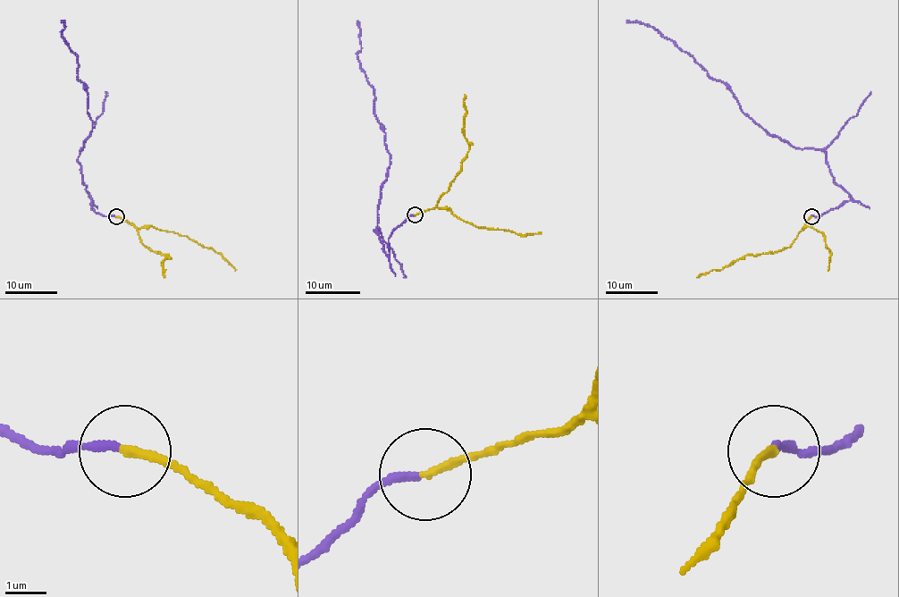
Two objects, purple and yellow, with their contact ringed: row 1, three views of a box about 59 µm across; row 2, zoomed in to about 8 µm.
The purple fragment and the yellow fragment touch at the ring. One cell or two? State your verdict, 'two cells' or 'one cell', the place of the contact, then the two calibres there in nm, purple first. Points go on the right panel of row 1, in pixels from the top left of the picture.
one cell; place (811, 216); calibres 200 and 190 nm

